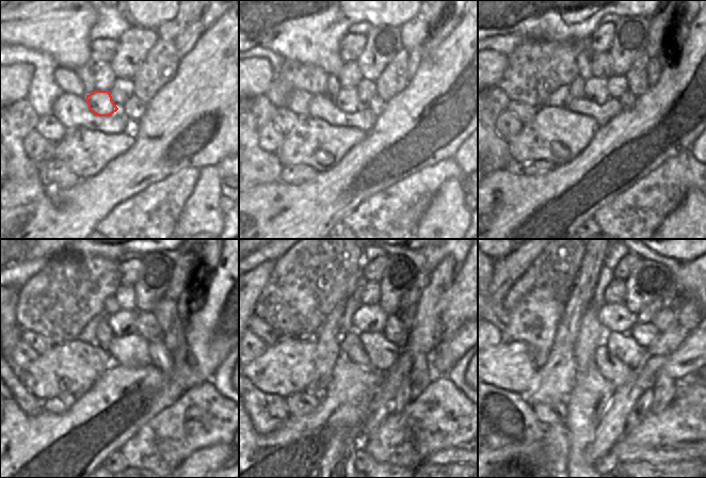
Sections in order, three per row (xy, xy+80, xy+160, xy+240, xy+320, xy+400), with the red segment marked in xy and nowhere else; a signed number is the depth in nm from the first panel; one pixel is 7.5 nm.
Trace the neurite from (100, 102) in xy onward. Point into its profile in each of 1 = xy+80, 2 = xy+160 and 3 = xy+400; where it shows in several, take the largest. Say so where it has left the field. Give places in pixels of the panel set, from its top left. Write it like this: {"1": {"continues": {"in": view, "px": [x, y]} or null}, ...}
{"1": {"continues": {"in": "xy+80", "px": [347, 100]}}, "2": {"continues": {"in": "xy+160", "px": [594, 89]}}, "3": {"continues": {"in": "xy+400", "px": [614, 317]}}}

